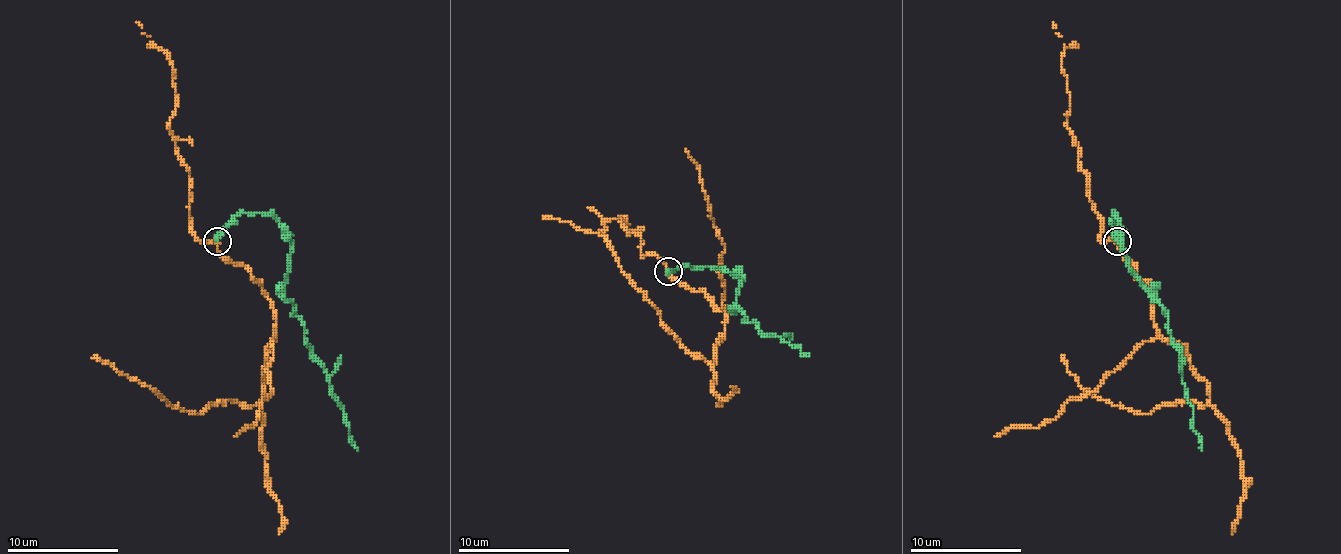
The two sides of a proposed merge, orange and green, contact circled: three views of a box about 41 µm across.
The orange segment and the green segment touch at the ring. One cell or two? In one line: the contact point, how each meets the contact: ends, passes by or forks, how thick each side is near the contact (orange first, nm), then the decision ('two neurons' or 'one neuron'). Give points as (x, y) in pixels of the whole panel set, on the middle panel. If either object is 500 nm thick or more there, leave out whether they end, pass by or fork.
(668, 271) | orange passes by | green ends | 200/400 nm | two neurons

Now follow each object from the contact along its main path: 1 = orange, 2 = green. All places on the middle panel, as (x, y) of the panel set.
1: (669, 272), (702, 291), (719, 311), (728, 308), (711, 364), (697, 359), (672, 333), (602, 236), (543, 216)
2: (669, 272), (719, 266), (742, 278), (736, 305), (744, 319), (809, 356)

